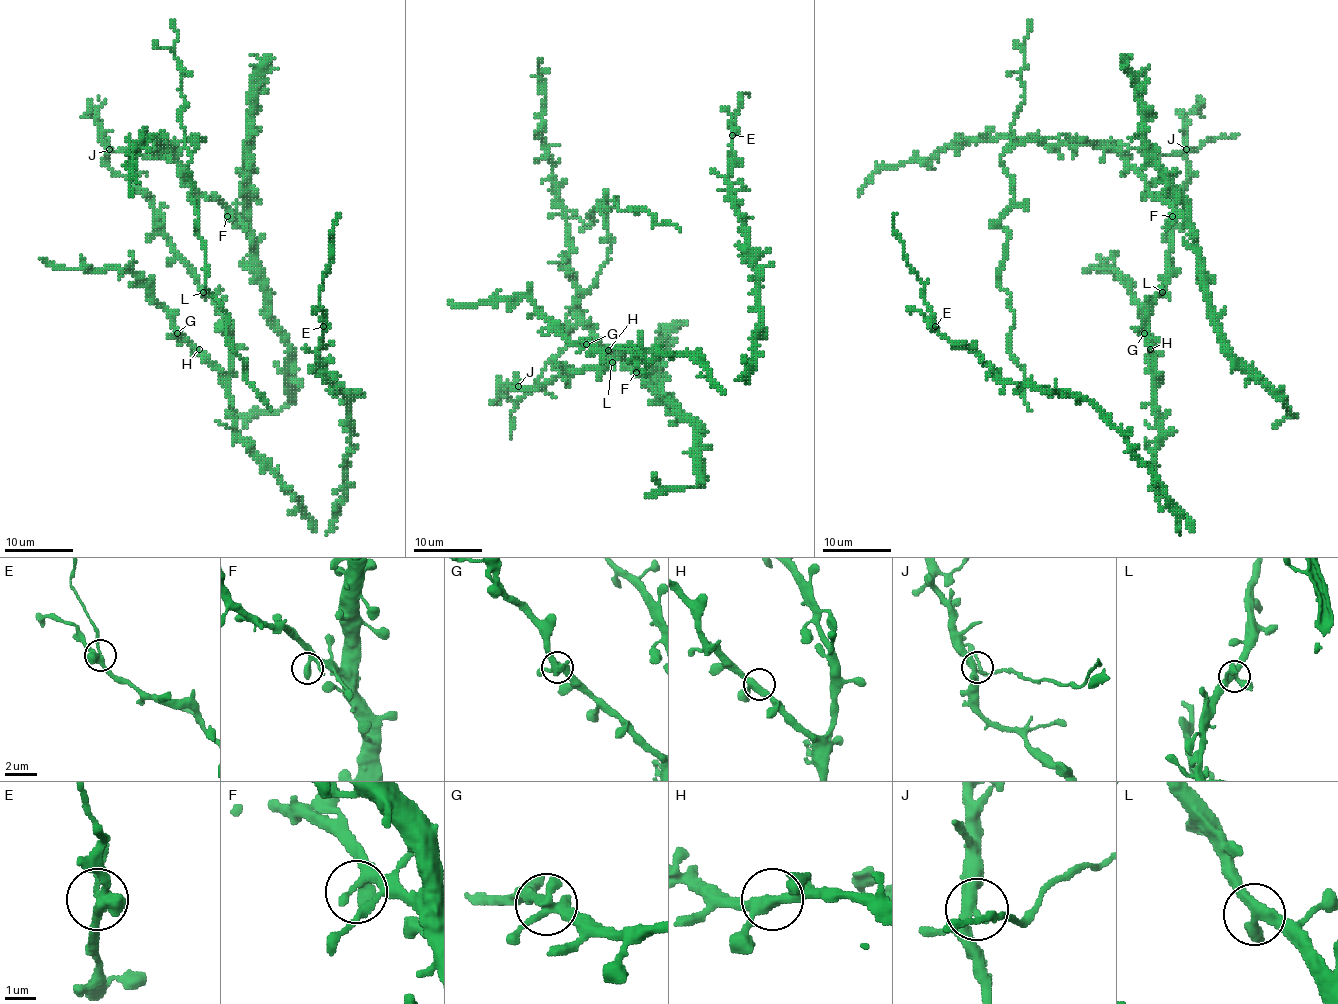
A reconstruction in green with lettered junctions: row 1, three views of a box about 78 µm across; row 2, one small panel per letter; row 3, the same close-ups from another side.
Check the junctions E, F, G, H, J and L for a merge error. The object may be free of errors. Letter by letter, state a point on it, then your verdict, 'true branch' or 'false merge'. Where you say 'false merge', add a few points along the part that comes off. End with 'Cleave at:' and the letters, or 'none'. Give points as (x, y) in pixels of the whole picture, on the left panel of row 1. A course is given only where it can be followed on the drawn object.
E: place (323, 326); false merge; course (324, 327), (318, 292), (331, 263), (334, 220), (341, 213)
F: place (227, 216); true branch
G: place (177, 333); true branch
H: place (199, 349); true branch
J: place (109, 149); true branch
L: place (203, 292); true branch
Cleave at: E

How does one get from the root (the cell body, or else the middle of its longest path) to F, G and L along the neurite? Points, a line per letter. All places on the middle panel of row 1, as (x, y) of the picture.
F: (626, 351), (608, 367), (567, 370), (537, 388), (518, 388), (525, 393), (532, 389), (579, 322), (636, 372)
G: (626, 351), (631, 348), (639, 350), (639, 353), (627, 350), (593, 350), (586, 344)
L: (626, 351), (612, 362)

